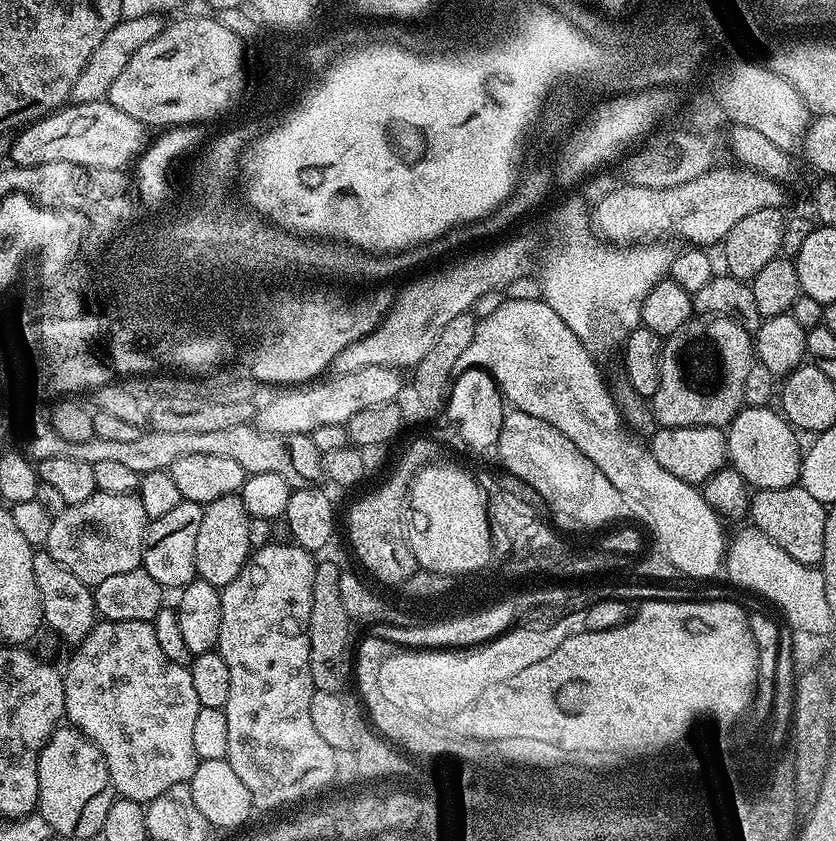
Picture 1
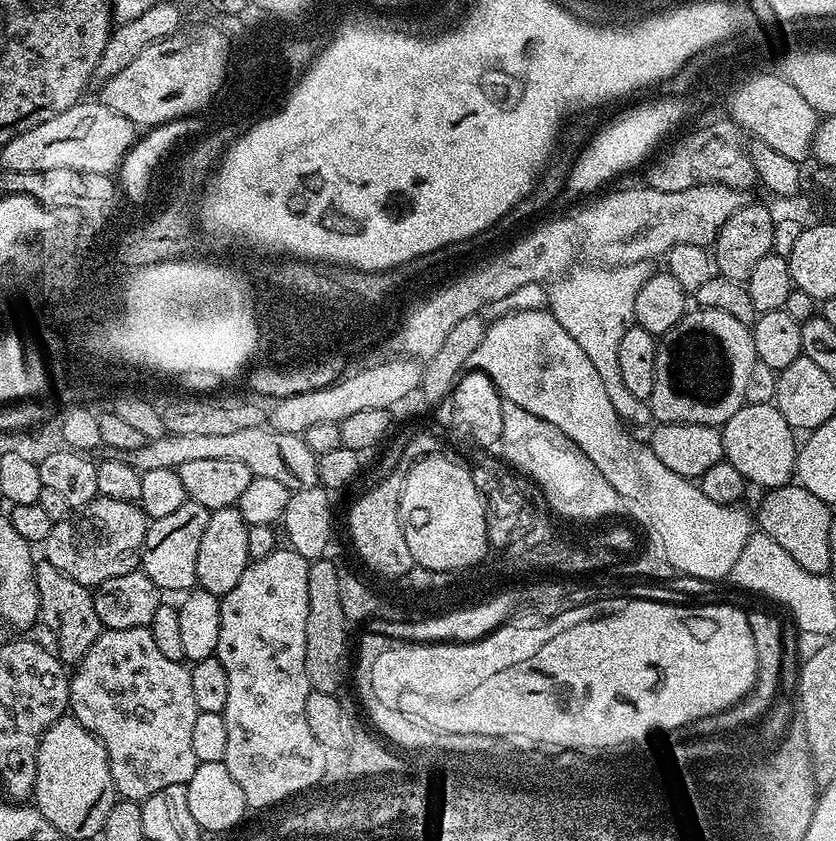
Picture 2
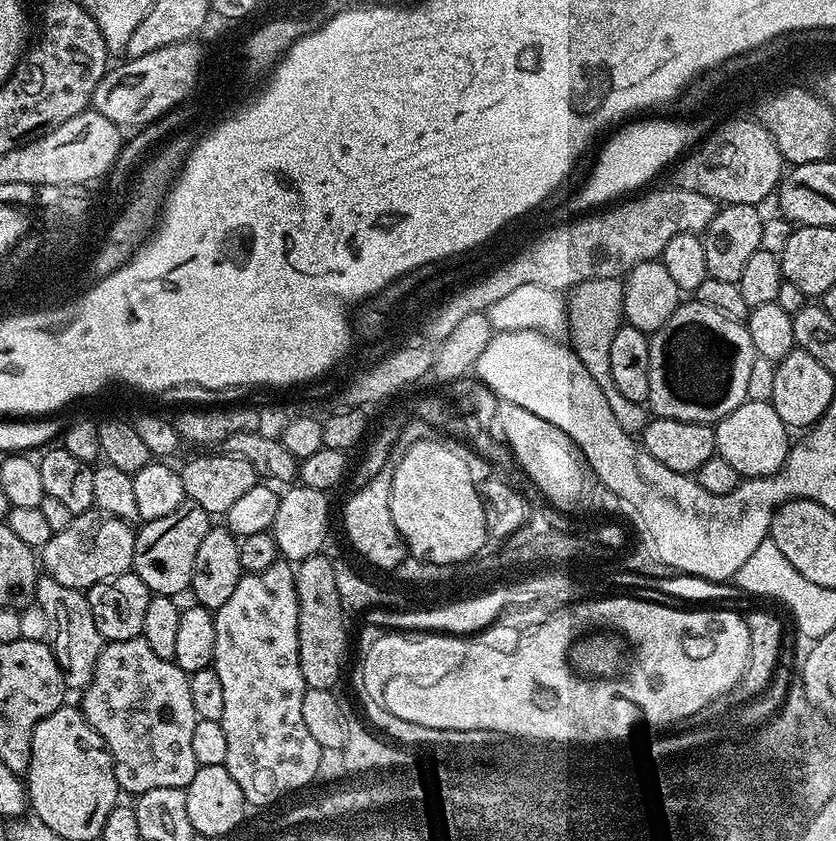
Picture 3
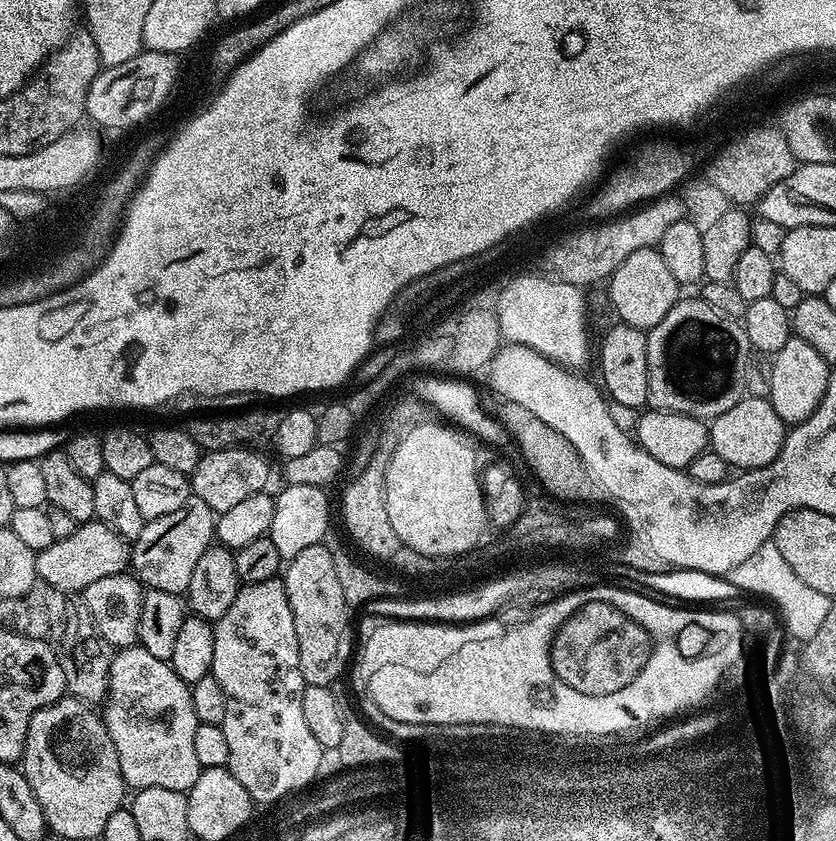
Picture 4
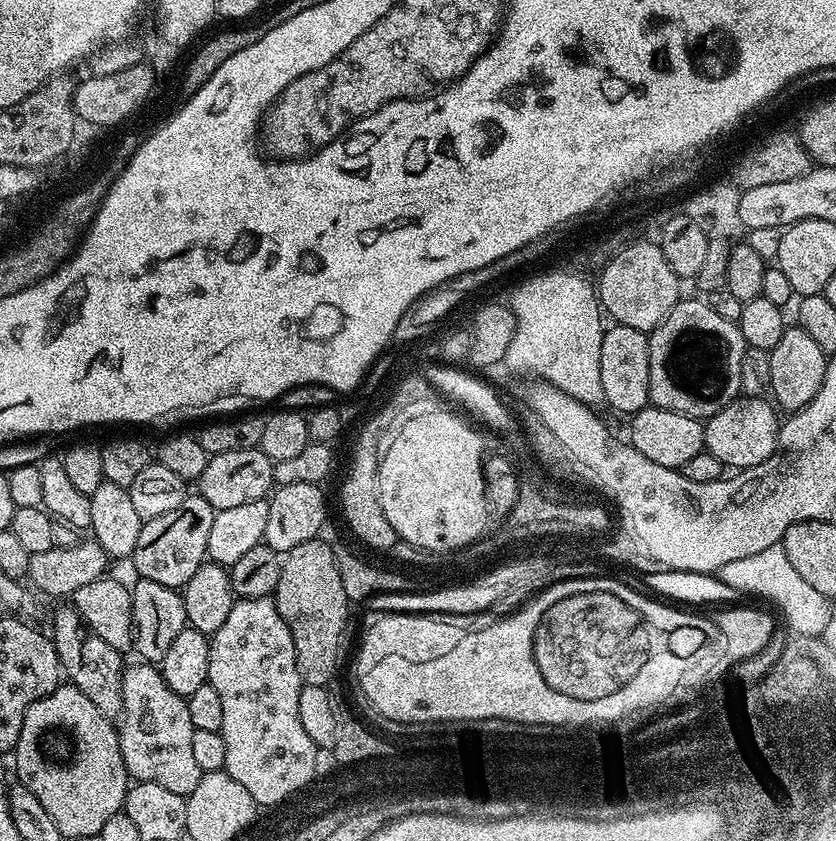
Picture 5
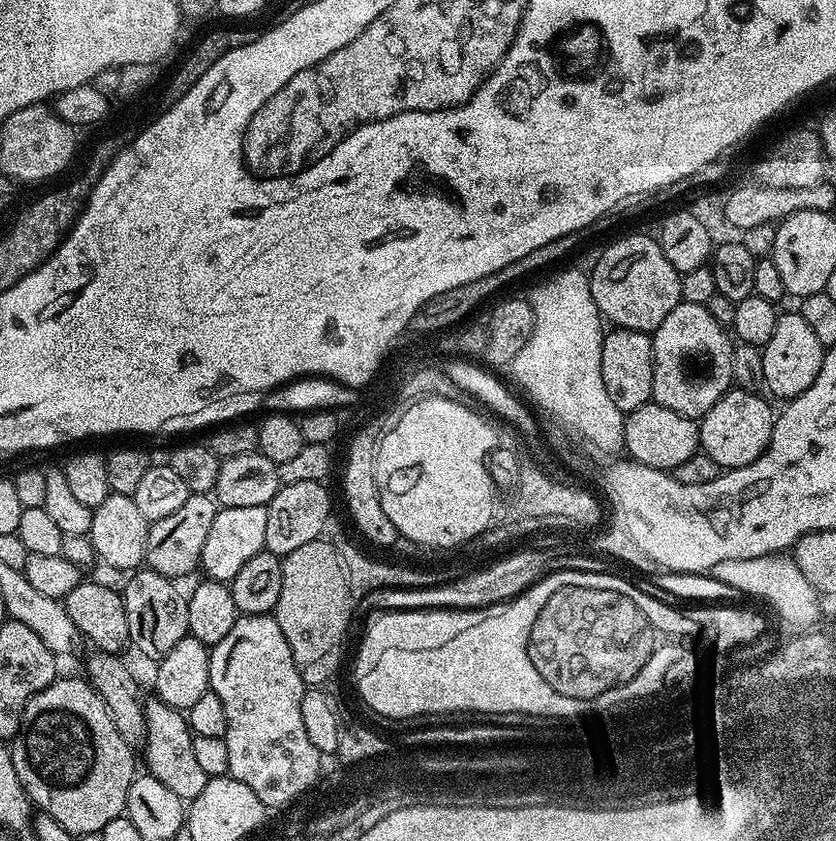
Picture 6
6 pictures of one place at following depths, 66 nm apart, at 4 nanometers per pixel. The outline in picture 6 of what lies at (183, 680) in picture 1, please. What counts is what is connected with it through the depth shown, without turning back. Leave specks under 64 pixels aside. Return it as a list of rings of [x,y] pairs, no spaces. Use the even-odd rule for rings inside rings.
[[[152,698],[145,703],[144,717],[146,734],[142,751],[144,760],[148,763],[147,775],[158,778],[162,786],[170,786],[170,790],[174,790],[180,800],[191,802],[198,798],[198,794],[202,794],[202,786],[206,786],[210,777],[194,759],[193,735],[188,728],[185,713],[181,709],[166,706],[159,698]]]

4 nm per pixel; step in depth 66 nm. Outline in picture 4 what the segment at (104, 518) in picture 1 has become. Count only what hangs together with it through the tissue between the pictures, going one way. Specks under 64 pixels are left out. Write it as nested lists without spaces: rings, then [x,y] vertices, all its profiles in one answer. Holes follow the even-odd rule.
[[[95,518],[81,523],[70,538],[56,540],[46,550],[36,553],[36,575],[39,583],[49,584],[53,592],[82,594],[86,586],[125,571],[130,564],[129,541],[120,539],[112,529]]]

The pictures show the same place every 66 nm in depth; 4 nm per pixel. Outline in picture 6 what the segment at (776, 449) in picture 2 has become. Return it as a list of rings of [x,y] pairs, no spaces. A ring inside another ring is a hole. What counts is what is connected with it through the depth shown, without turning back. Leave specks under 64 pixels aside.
[[[731,387],[705,416],[699,417],[700,448],[722,470],[750,466],[768,448],[772,437],[772,425],[774,423],[774,408],[760,397],[761,393],[746,388]]]

